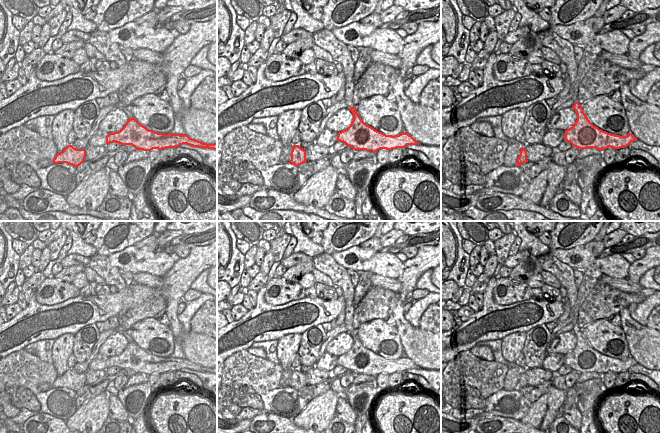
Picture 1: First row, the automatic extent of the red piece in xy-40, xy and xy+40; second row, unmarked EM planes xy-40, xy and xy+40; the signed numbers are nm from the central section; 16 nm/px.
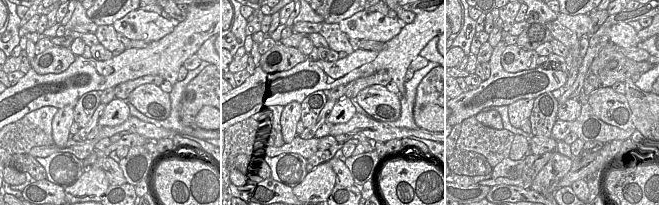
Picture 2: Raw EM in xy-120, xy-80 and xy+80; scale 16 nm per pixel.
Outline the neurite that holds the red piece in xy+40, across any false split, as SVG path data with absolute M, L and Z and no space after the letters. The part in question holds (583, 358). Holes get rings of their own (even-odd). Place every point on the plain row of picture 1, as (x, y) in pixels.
M577 325L572 331L576 338L577 344L569 353L565 354L564 365L570 366L573 371L580 374L587 372L596 372L600 375L608 371L620 373L627 371L631 366L638 364L632 357L627 360L620 360L608 357L594 350Z

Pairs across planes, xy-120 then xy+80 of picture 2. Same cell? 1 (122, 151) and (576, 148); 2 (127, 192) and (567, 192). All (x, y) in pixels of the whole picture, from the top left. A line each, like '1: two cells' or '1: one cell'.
1: one cell
2: one cell

